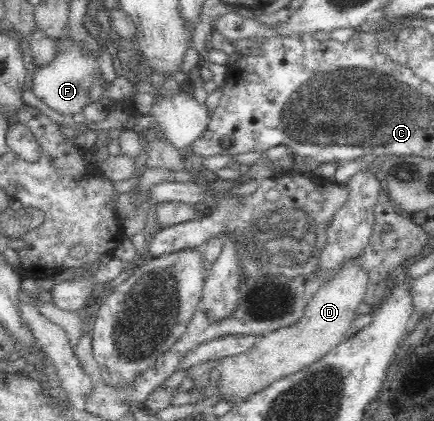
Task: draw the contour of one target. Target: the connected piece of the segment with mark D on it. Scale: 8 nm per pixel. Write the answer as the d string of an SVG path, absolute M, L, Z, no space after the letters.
M356 257L350 258L350 260L347 260L336 269L334 277L330 277L328 281L323 281L318 291L314 293L314 297L307 303L304 315L296 323L262 335L257 340L257 343L244 353L222 357L222 359L218 360L218 370L221 378L216 384L219 386L218 392L220 395L224 395L225 393L225 399L228 401L244 401L246 397L260 391L273 381L282 379L282 377L286 377L290 375L290 373L296 373L312 365L349 335L352 322L358 315L356 309L358 309L360 303L362 303L365 298L369 282L369 271L362 269Z

